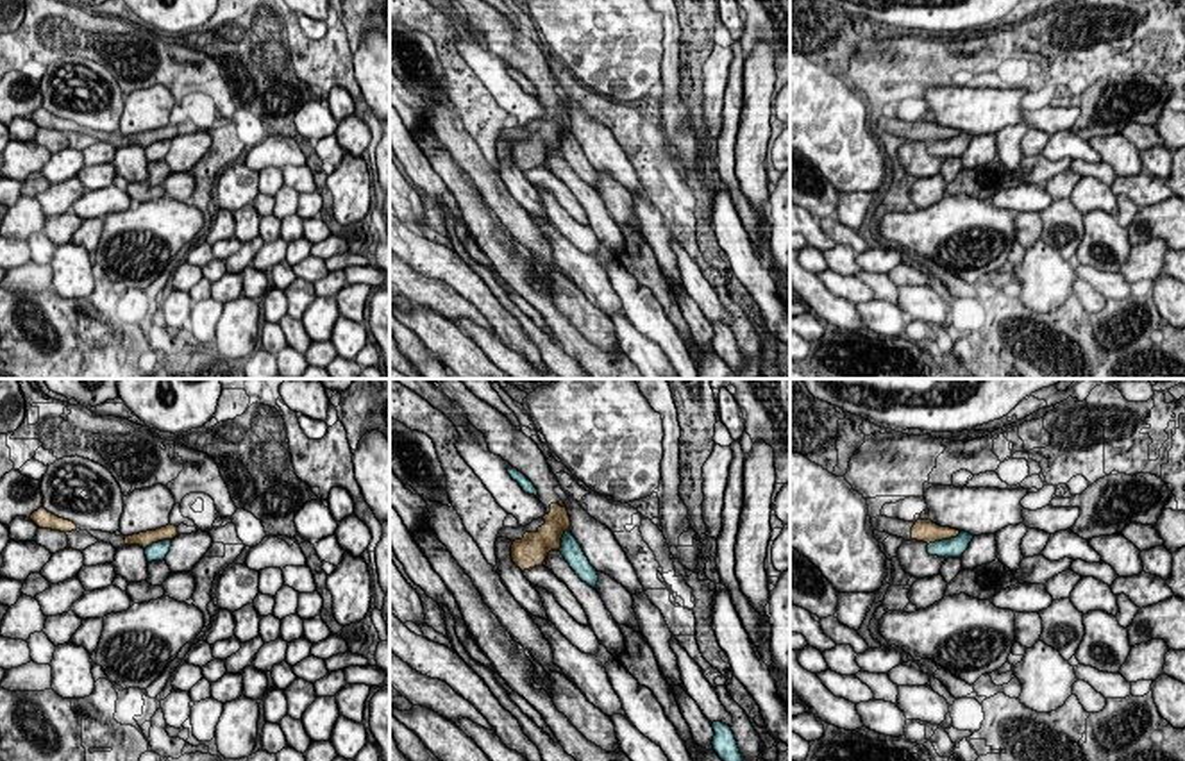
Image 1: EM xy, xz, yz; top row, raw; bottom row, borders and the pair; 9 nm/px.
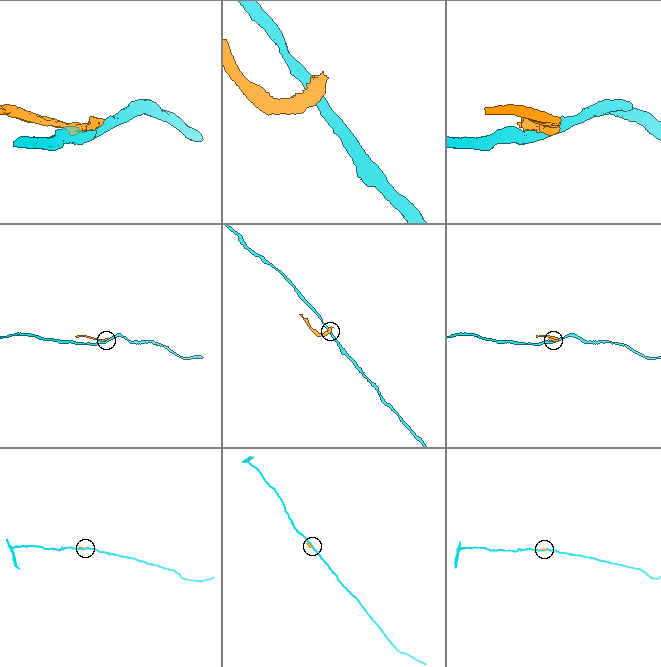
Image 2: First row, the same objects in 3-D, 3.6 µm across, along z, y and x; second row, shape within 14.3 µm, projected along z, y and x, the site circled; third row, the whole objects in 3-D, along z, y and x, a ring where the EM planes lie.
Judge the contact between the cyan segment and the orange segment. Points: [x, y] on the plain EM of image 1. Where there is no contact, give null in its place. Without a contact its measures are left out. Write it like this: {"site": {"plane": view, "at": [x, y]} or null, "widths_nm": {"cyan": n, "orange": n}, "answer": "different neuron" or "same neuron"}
{"site": {"plane": "yz", "at": [944, 140]}, "widths_nm": {"cyan": 180, "orange": 200}, "answer": "different neuron"}

